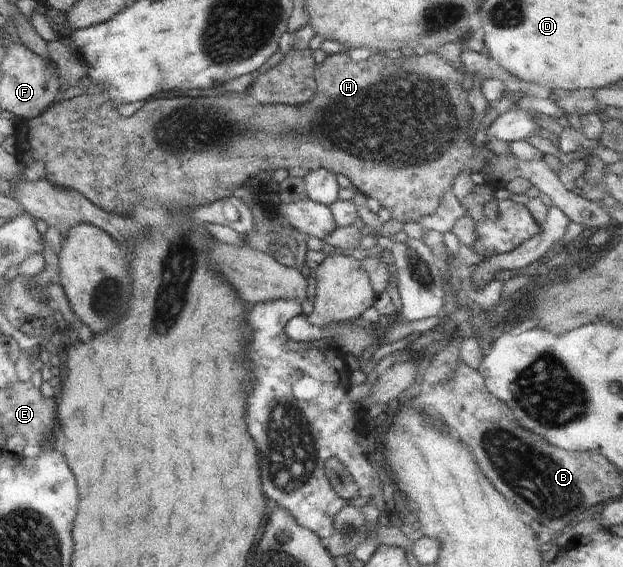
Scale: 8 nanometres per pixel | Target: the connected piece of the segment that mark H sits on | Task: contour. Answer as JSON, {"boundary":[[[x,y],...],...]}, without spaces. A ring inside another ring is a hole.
{"boundary":[[[429,51],[424,56],[411,55],[409,57],[402,56],[398,59],[391,59],[380,52],[375,52],[367,60],[355,62],[348,52],[336,53],[333,55],[327,55],[327,58],[322,62],[322,65],[318,64],[314,67],[314,78],[317,84],[317,95],[310,101],[294,106],[278,105],[278,104],[260,104],[256,103],[256,106],[244,106],[242,102],[242,94],[240,96],[232,96],[232,94],[226,94],[226,96],[212,96],[212,98],[161,98],[155,97],[144,102],[144,105],[140,110],[134,112],[132,116],[124,117],[116,112],[117,108],[112,106],[113,102],[108,98],[108,92],[106,88],[97,87],[94,94],[79,92],[78,96],[70,99],[64,99],[61,102],[56,102],[55,106],[48,108],[42,115],[35,116],[31,119],[24,119],[17,122],[16,134],[17,138],[17,157],[26,166],[26,170],[30,169],[30,166],[35,161],[40,161],[44,164],[50,184],[55,186],[63,186],[64,188],[71,188],[76,192],[80,192],[82,196],[85,196],[92,202],[92,204],[98,205],[102,210],[106,212],[117,214],[123,217],[130,216],[130,211],[134,211],[134,206],[141,205],[145,208],[153,208],[160,206],[181,206],[184,208],[203,207],[204,204],[208,204],[212,198],[218,198],[216,194],[188,194],[190,190],[184,190],[184,188],[176,188],[176,186],[146,186],[142,182],[146,182],[146,174],[148,174],[148,168],[152,172],[156,172],[154,168],[158,168],[158,172],[164,172],[164,168],[160,166],[146,166],[146,160],[150,162],[164,162],[164,156],[178,156],[182,152],[204,152],[208,148],[212,148],[212,158],[228,158],[228,156],[248,156],[248,162],[256,162],[260,168],[284,168],[290,170],[290,168],[302,168],[304,170],[314,170],[324,167],[326,170],[333,172],[334,174],[341,174],[346,176],[350,180],[359,192],[365,194],[367,198],[376,198],[381,206],[388,208],[391,218],[399,220],[404,223],[407,222],[419,222],[420,218],[424,216],[432,216],[436,212],[444,192],[453,186],[456,176],[462,172],[462,170],[472,170],[476,175],[480,173],[480,170],[488,164],[488,160],[494,155],[484,148],[483,152],[474,150],[474,144],[471,140],[468,140],[468,126],[471,117],[474,116],[474,112],[468,103],[468,91],[464,89],[463,74],[460,70],[451,67],[444,58],[441,58],[436,52]],[[118,174],[122,174],[122,184],[118,188],[116,184],[116,178]],[[124,178],[128,178],[128,184],[136,186],[136,188],[122,188],[124,186]]]}

